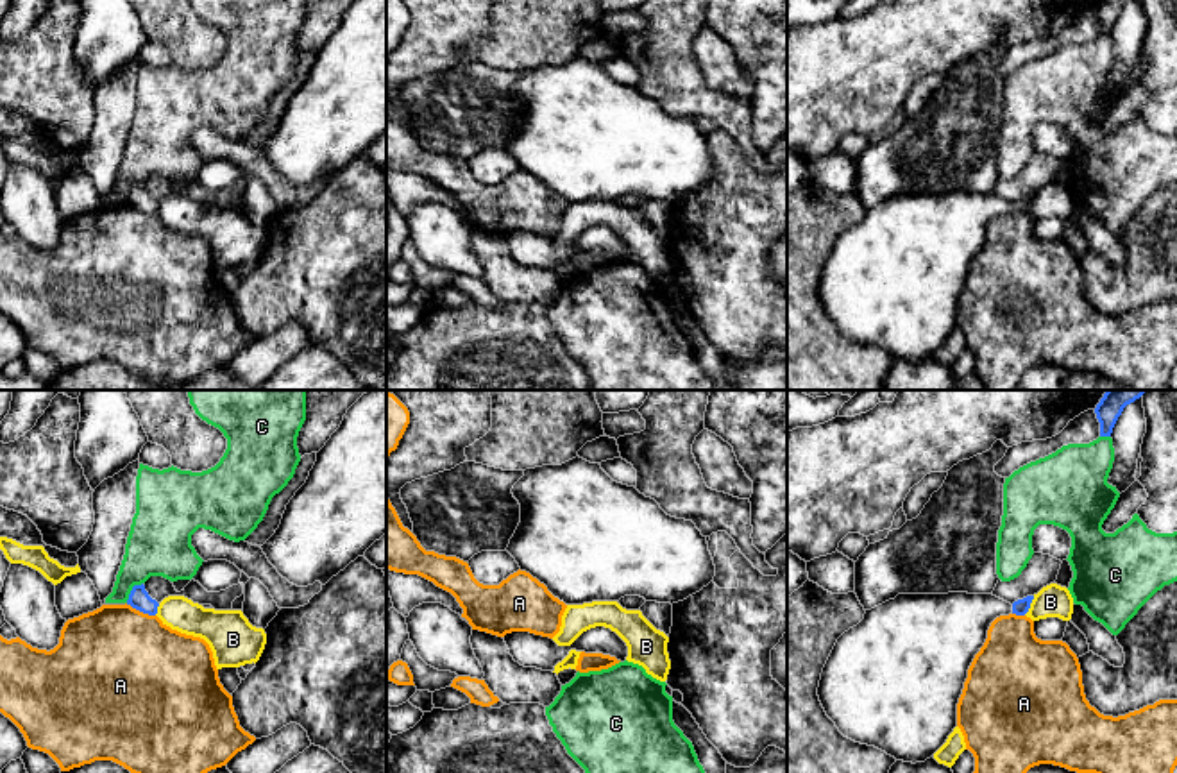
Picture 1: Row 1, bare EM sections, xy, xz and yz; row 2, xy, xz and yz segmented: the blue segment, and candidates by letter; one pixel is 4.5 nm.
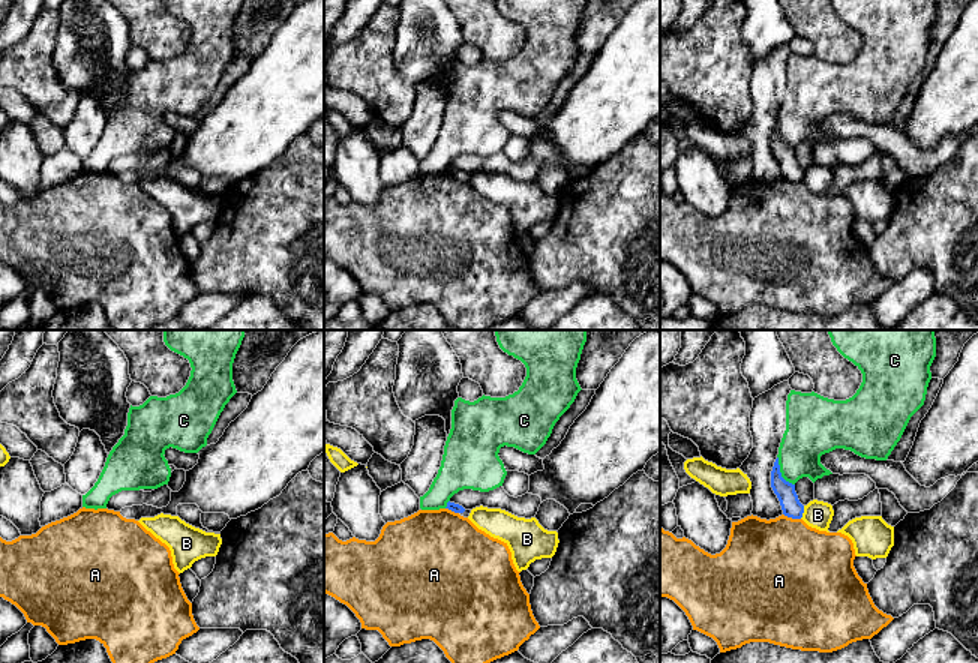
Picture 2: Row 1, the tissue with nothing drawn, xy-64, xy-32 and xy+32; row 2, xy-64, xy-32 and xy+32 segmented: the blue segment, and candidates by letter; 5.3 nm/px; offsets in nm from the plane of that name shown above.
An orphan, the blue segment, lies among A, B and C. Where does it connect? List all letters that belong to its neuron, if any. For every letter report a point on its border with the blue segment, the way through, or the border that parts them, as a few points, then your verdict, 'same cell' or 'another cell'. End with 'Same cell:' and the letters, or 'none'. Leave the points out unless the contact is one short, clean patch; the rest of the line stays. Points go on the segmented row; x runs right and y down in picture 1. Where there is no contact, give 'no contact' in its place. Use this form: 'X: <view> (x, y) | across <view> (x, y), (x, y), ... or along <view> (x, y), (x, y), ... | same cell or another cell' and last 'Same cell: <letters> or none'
A: xy (140, 611) | another cell
B: yz (1029, 605) | along yz (1034, 596), (1024, 614) | another cell
C: xy (131, 591) | another cell
Same cell: none

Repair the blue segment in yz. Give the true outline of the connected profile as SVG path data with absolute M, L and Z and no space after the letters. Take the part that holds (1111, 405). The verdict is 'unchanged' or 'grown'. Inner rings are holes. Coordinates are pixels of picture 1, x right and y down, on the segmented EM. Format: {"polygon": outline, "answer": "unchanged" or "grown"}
{"polygon": "M1107 390L1095 408L1100 422L1100 437L1111 437L1123 408L1139 399L1143 394L1145 390Z", "answer": "unchanged"}

